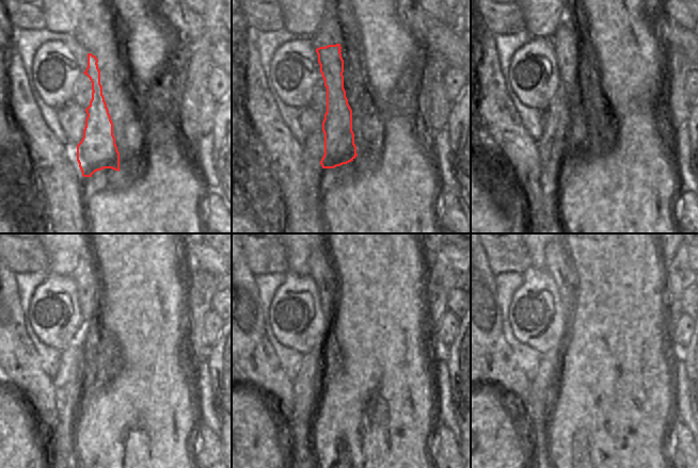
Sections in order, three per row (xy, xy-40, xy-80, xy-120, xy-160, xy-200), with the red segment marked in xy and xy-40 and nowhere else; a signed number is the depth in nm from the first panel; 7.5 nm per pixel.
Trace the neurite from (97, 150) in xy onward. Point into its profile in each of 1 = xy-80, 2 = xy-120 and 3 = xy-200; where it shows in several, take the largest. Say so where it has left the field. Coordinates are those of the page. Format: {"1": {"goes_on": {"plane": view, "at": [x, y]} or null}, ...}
{"1": {"goes_on": {"plane": "xy-80", "at": [578, 141]}}, "2": {"goes_on": {"plane": "xy-120", "at": [85, 275]}}, "3": {"goes_on": {"plane": "xy-200", "at": [555, 258]}}}

